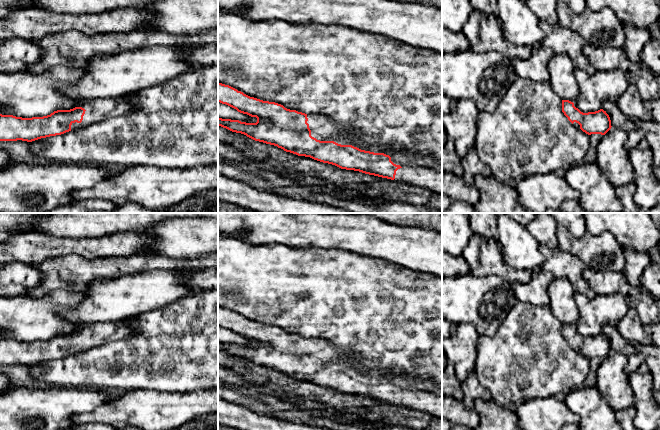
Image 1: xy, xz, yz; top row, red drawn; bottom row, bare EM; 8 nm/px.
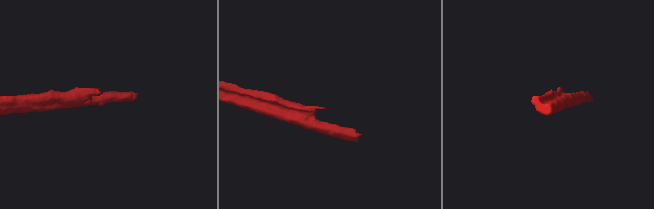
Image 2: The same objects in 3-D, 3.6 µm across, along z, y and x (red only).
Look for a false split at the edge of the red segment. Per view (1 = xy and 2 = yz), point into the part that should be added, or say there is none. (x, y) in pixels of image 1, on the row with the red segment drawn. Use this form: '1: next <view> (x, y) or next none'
1: next xy (99, 109)
2: next yz (575, 124)

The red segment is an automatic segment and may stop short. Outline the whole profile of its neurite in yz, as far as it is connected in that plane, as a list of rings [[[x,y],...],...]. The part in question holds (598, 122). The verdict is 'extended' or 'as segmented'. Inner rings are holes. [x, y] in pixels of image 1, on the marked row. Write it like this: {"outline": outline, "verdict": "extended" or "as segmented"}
{"outline": [[[562,100],[562,112],[573,124],[588,135],[605,135],[611,129],[609,115],[603,109],[595,112],[583,113],[578,107],[576,100]]], "verdict": "extended"}

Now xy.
{"outline": [[[129,97],[96,98],[80,100],[78,105],[70,110],[57,110],[43,117],[22,118],[13,115],[0,114],[0,141],[32,142],[41,138],[61,135],[71,130],[85,127],[116,116],[123,116],[133,110],[134,106]]], "verdict": "extended"}

